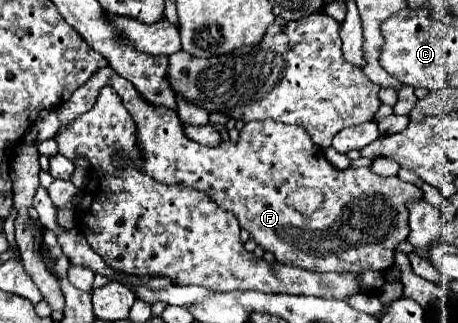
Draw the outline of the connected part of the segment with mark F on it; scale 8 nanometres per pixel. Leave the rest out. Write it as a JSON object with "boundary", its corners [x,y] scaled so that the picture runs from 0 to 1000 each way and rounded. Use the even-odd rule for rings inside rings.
{"boundary":[[[223,207],[197,251],[188,251],[175,276],[162,282],[162,294],[127,337],[127,368],[135,381],[148,381],[166,368],[170,356],[188,350],[214,307],[214,288],[223,269],[245,269],[262,307],[266,325],[293,356],[297,387],[301,387],[301,449],[310,474],[310,529],[341,560],[354,567],[393,567],[410,579],[428,579],[445,598],[454,598],[485,647],[507,653],[524,703],[546,715],[546,734],[576,765],[581,777],[603,789],[603,808],[638,827],[659,827],[659,833],[681,833],[681,839],[729,839],[729,845],[795,845],[799,833],[808,839],[843,839],[843,827],[860,820],[860,771],[869,752],[878,752],[891,734],[891,647],[886,622],[921,610],[917,585],[904,567],[886,567],[869,548],[830,548],[808,529],[808,517],[777,517],[777,523],[755,523],[755,529],[734,529],[712,492],[707,467],[694,461],[677,437],[677,424],[664,412],[655,387],[629,387],[629,381],[607,381],[594,368],[581,375],[550,375],[537,381],[520,406],[520,437],[485,437],[476,455],[450,455],[415,437],[397,412],[397,381],[384,350],[371,350],[371,337],[354,337],[341,325],[328,325],[310,313],[293,263],[275,245],[266,245],[249,214]],[[655,579],[677,579],[703,598],[703,641],[690,647],[686,659],[655,659],[646,647],[633,647],[624,635],[629,585],[655,585]]]}

